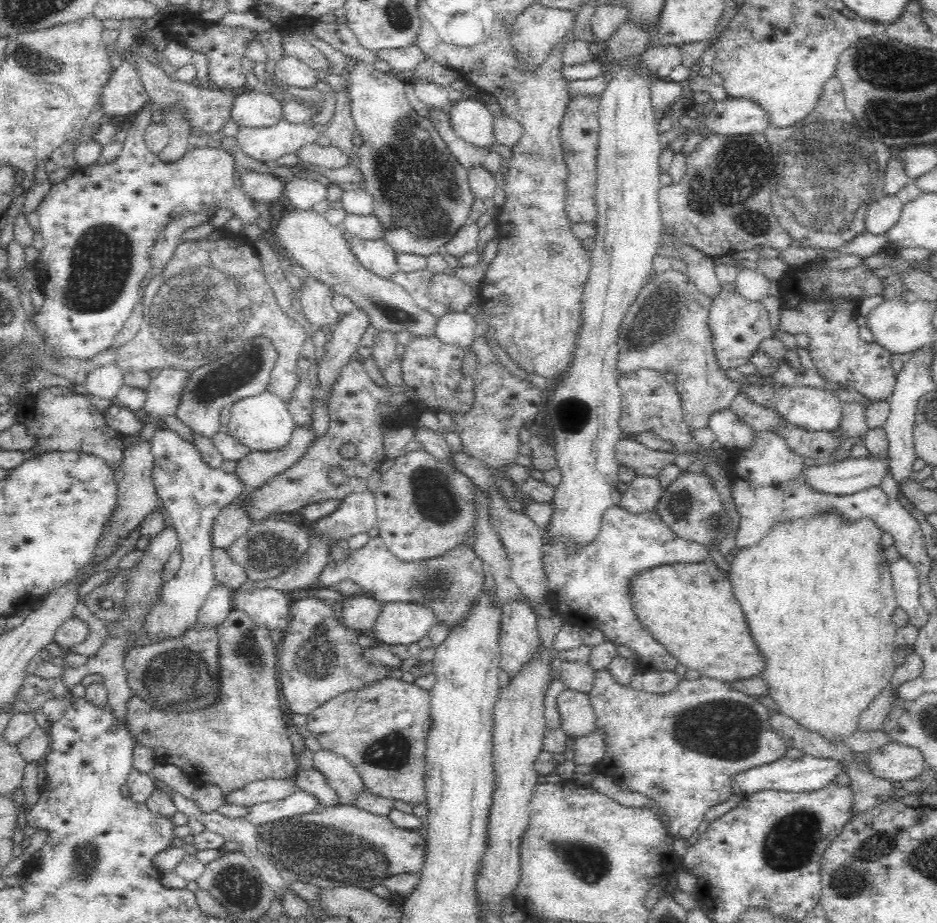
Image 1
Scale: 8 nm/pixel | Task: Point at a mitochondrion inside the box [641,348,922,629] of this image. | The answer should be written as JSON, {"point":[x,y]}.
{"point":[683,507]}

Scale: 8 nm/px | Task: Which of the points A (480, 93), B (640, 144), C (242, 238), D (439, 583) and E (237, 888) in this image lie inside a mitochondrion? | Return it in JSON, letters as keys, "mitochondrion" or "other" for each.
{"A":"other","B":"other","C":"other","D":"mitochondrion","E":"mitochondrion"}

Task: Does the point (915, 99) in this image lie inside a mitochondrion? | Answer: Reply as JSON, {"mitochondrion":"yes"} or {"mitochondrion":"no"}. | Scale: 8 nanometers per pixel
{"mitochondrion":"yes"}

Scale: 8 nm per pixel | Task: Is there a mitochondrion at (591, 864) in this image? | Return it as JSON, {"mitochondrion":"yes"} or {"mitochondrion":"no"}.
{"mitochondrion":"yes"}

